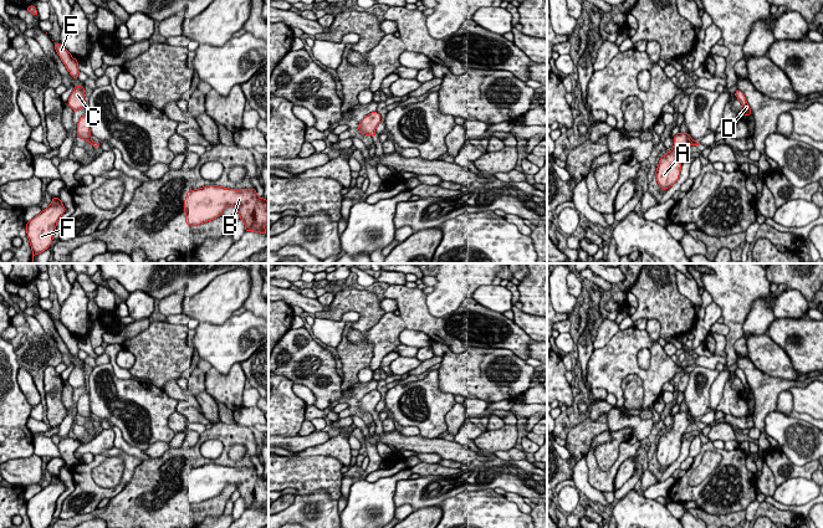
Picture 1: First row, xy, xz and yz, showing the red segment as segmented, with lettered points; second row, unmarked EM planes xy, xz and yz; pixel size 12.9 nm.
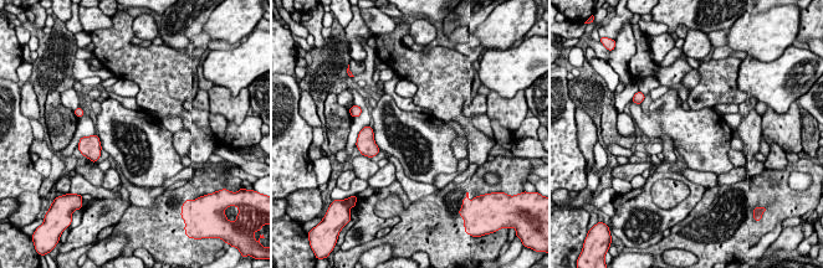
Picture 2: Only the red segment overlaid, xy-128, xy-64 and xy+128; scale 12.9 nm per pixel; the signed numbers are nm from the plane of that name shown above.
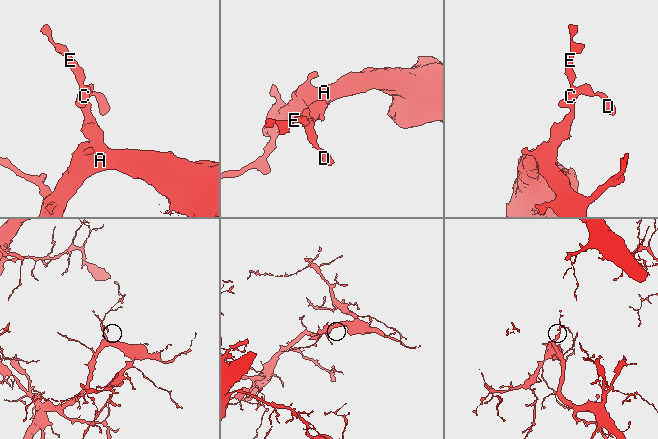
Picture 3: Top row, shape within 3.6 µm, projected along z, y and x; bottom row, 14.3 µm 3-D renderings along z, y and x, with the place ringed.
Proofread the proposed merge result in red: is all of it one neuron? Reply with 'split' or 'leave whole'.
leave whole

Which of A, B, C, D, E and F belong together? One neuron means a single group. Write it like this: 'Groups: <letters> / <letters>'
Groups: A B C D E F

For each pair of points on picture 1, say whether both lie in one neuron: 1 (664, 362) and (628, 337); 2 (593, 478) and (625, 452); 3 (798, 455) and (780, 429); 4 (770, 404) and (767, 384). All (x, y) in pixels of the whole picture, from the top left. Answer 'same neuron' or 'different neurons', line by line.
1: same neuron
2: same neuron
3: same neuron
4: same neuron

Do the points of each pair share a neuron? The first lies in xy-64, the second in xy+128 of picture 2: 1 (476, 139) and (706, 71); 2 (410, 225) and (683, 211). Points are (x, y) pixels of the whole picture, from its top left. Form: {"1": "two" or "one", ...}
{"1": "one", "2": "two"}

